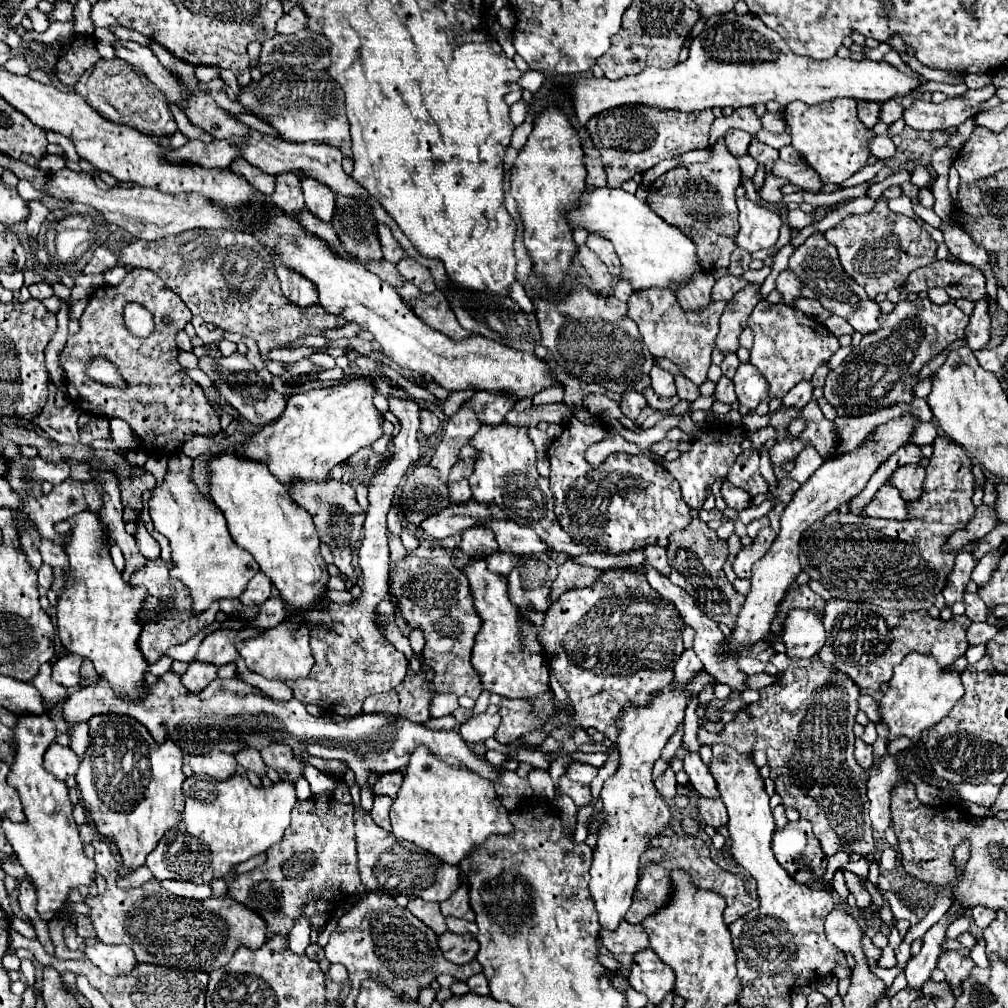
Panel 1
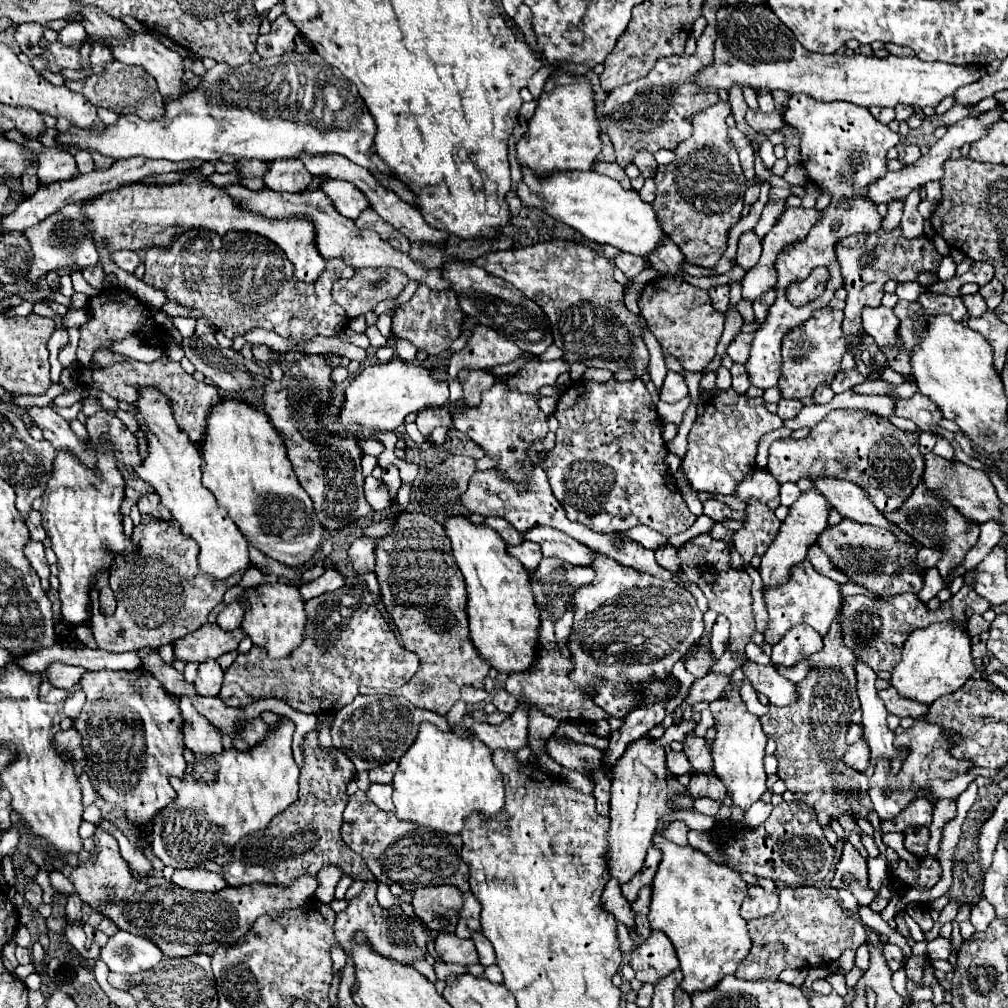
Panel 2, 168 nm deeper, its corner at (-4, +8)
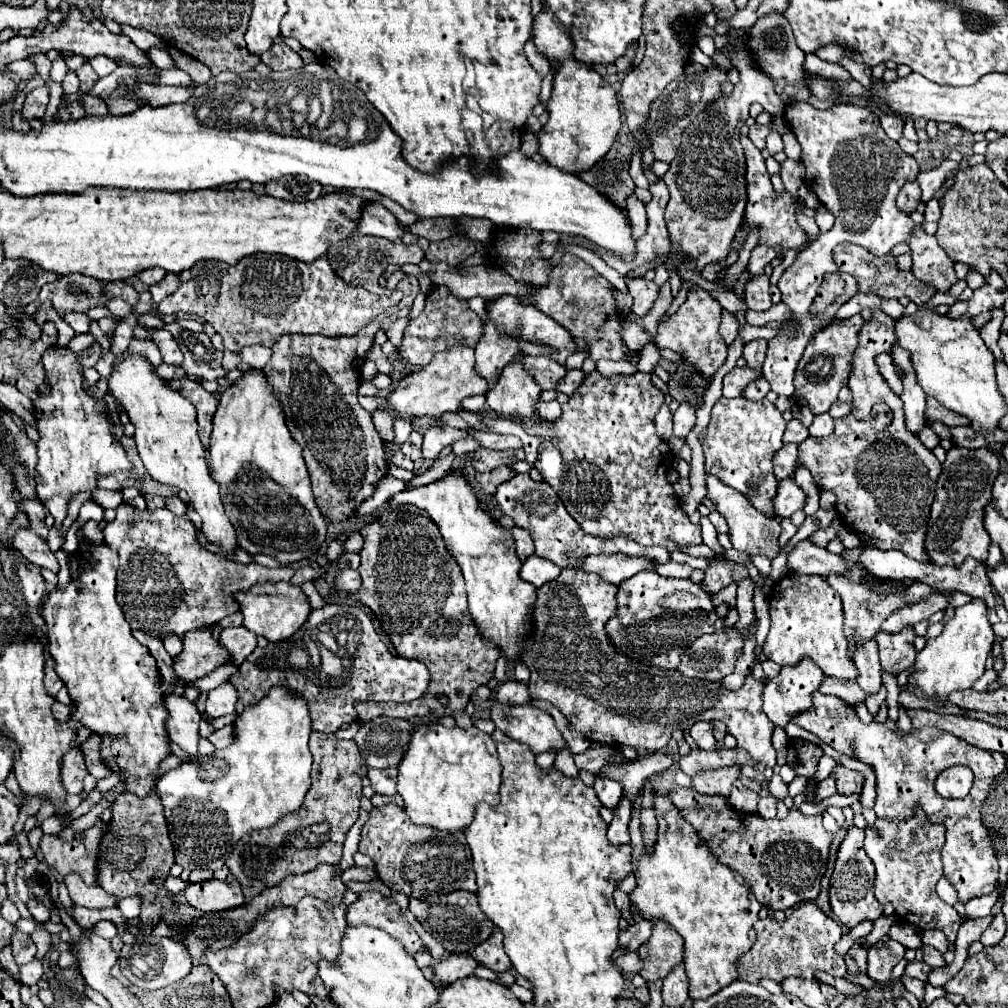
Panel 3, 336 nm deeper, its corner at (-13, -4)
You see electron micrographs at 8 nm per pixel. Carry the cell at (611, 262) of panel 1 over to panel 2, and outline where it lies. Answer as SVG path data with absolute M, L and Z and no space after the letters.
M620 254L620 256L614 260L614 264L624 272L626 278L632 280L632 278L636 278L636 276L644 270L646 260L640 258L640 256L632 256L632 254Z

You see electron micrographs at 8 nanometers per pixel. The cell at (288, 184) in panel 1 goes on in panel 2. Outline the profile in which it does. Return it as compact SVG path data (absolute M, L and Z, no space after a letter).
M278 160L268 166L264 184L274 192L302 192L310 184L312 174L302 160Z

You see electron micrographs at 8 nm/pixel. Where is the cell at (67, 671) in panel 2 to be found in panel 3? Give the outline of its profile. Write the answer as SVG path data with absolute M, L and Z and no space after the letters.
M51 660L45 664L45 688L47 688L47 692L49 692L53 698L55 698L57 692L63 688L63 680L57 678L57 672L53 670L53 662L51 662Z

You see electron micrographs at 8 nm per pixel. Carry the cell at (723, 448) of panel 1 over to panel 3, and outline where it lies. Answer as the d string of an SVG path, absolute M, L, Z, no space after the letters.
M745 396L721 398L711 410L711 422L703 442L705 472L745 494L757 510L773 518L771 498L775 496L777 480L773 476L771 458L783 446L783 432L785 420L767 398L761 402L751 402Z

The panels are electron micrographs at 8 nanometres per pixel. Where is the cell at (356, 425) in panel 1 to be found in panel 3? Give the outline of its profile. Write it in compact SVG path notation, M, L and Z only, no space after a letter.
M457 346L439 352L439 356L431 360L431 364L393 382L393 390L385 398L385 408L409 420L421 416L441 418L445 412L457 412L463 398L487 392L487 382L475 372L473 366L475 366L473 350L467 346Z

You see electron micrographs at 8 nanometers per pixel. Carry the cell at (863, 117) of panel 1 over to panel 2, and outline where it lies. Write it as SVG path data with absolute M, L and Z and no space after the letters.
M870 108L870 114L882 124L890 124L896 118L894 108Z

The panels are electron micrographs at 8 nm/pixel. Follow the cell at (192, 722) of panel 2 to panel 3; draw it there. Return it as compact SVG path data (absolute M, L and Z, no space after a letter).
M167 694L165 706L169 710L167 720L169 738L191 758L195 758L199 746L199 720L201 720L195 702L189 702L187 698L177 694Z

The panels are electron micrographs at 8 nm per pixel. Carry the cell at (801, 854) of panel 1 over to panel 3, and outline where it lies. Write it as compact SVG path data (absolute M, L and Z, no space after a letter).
M673 786L669 798L679 808L681 816L695 828L699 838L705 840L713 856L751 884L753 894L763 906L787 910L819 896L833 842L833 836L823 828L819 814L805 816L799 810L791 810L785 820L765 820L755 814L731 810L721 796L703 796L681 786Z

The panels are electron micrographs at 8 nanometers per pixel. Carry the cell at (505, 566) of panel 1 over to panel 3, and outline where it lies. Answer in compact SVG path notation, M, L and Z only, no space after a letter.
M531 554L521 566L521 578L531 582L535 588L541 588L543 584L555 580L559 576L559 572L561 572L561 568L555 568L553 562L545 560L541 556L535 556L535 554Z

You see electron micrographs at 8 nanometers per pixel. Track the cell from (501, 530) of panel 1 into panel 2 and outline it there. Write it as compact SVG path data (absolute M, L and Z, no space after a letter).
M532 528L524 534L524 538L538 542L544 556L556 556L574 566L592 566L596 558L596 554L590 548L566 536L564 532L558 532L556 528Z

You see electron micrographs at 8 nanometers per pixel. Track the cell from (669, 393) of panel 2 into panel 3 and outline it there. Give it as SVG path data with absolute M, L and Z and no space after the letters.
M683 402L679 404L679 408L673 414L673 434L677 438L685 438L689 434L689 430L695 424L695 408L691 402Z

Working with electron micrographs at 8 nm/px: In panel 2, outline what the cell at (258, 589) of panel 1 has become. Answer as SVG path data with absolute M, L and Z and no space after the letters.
M232 602L230 606L226 606L220 614L218 614L218 620L216 624L222 628L222 630L238 630L240 624L244 620L244 608L242 608L242 602Z

